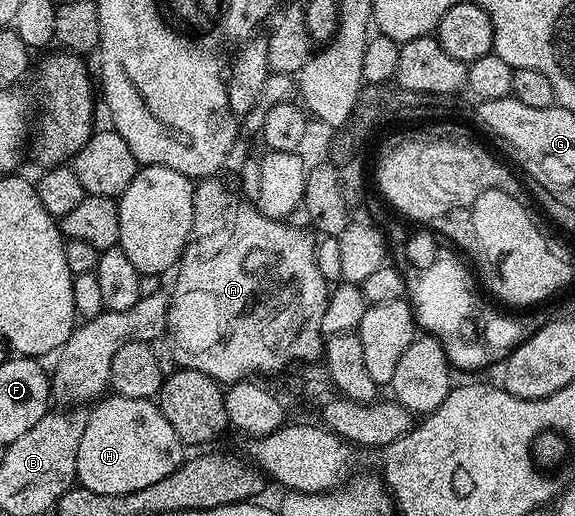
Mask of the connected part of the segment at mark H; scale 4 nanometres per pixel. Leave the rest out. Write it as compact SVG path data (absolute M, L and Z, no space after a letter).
M115 395L105 396L103 399L97 400L91 406L88 422L86 423L86 431L82 431L82 443L78 443L78 463L76 464L76 480L79 488L89 489L98 495L126 495L130 491L142 491L142 487L150 487L150 483L158 483L158 479L166 479L166 475L170 475L170 471L174 471L186 460L186 446L178 439L178 435L174 435L174 427L170 427L170 423L166 423L166 415L162 415L159 404L152 399L126 399L125 397L117 397Z

